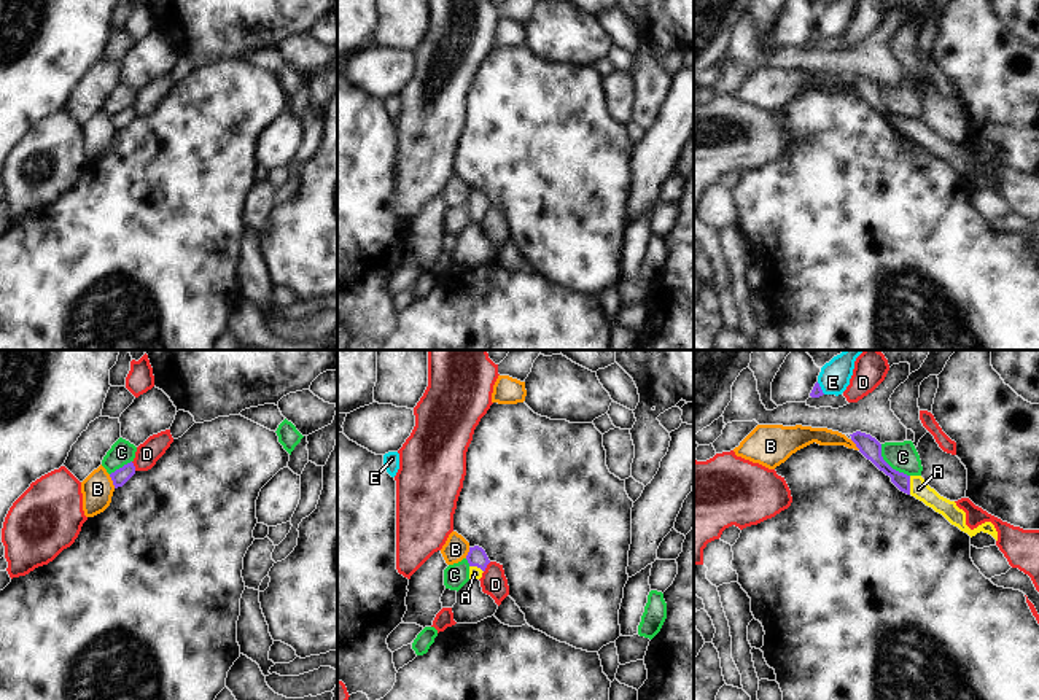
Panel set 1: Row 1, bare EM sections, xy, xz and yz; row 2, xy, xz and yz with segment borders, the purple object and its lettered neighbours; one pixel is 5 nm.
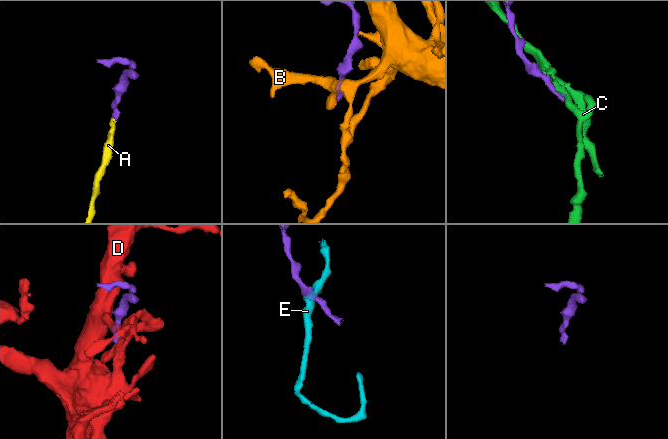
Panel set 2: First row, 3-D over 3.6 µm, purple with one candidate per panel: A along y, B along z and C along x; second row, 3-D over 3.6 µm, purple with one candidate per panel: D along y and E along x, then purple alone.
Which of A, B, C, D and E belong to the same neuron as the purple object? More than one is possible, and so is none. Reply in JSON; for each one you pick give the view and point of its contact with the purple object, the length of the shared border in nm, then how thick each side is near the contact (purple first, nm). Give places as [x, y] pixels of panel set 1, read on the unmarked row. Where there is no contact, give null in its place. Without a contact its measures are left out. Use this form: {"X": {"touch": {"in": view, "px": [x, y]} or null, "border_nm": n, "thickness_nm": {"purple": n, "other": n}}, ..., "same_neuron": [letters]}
{"A": {"touch": {"in": "yz", "px": [909, 129]}, "border_nm": 100, "thickness_nm": {"purple": 90, "other": 90}}, "same_neuron": ["A"]}

